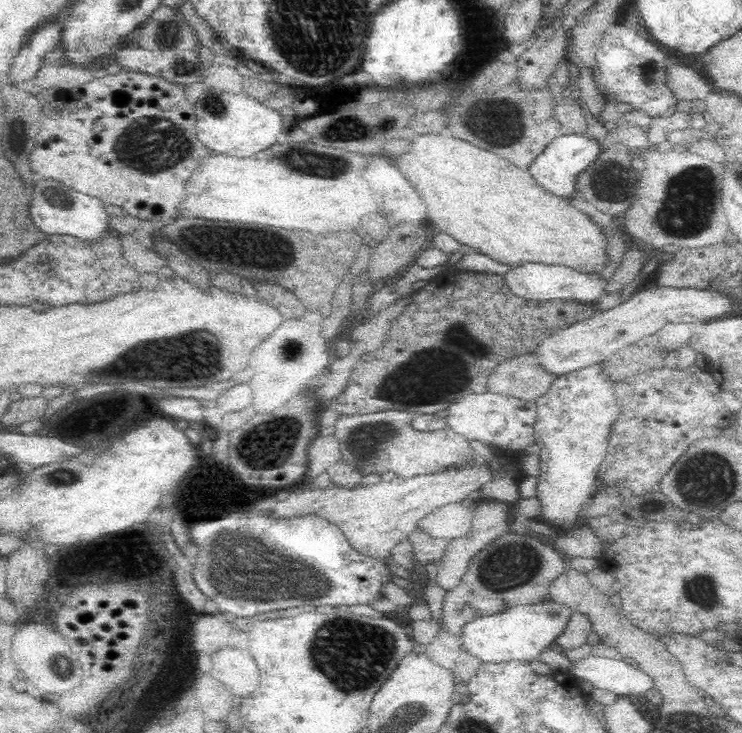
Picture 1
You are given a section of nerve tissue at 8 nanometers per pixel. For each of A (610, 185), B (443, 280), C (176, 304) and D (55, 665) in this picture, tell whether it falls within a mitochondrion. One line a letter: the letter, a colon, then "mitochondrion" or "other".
A: mitochondrion
B: other
C: other
D: mitochondrion

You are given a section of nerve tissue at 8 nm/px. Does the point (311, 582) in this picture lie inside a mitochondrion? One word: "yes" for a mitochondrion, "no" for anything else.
yes

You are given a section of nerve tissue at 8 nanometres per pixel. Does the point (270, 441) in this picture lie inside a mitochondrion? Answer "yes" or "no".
yes

